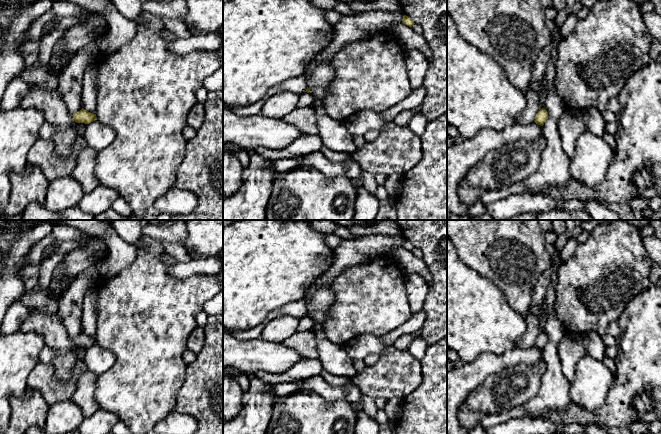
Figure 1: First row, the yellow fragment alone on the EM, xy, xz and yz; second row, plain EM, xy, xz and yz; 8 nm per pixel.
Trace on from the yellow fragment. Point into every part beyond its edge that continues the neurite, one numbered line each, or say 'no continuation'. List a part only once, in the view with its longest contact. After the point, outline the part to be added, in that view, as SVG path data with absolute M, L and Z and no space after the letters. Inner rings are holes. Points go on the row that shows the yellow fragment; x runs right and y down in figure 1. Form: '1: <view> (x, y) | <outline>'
no continuation

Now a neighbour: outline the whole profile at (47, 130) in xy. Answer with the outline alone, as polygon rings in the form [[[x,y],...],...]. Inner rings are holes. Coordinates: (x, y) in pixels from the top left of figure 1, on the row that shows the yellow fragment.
[[[45,121],[39,130],[39,138],[48,141],[52,139],[55,132],[56,127],[53,124]]]

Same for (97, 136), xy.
[[[95,120],[87,124],[83,140],[88,147],[99,152],[115,140],[115,132],[110,127]]]

